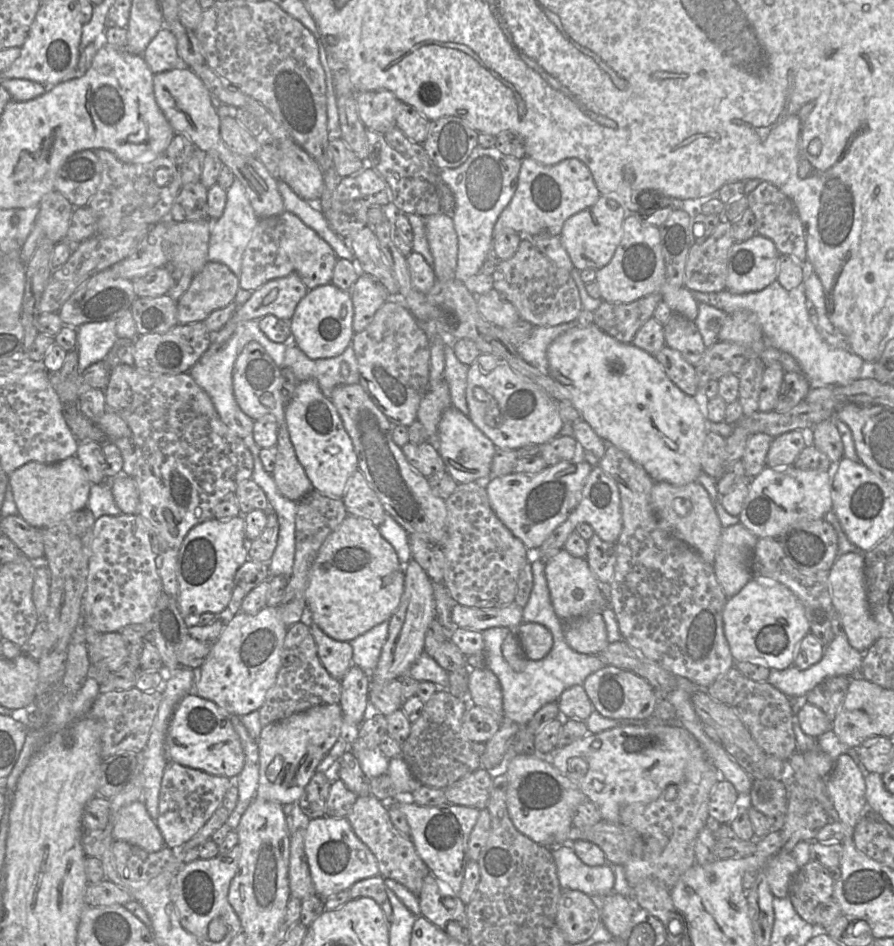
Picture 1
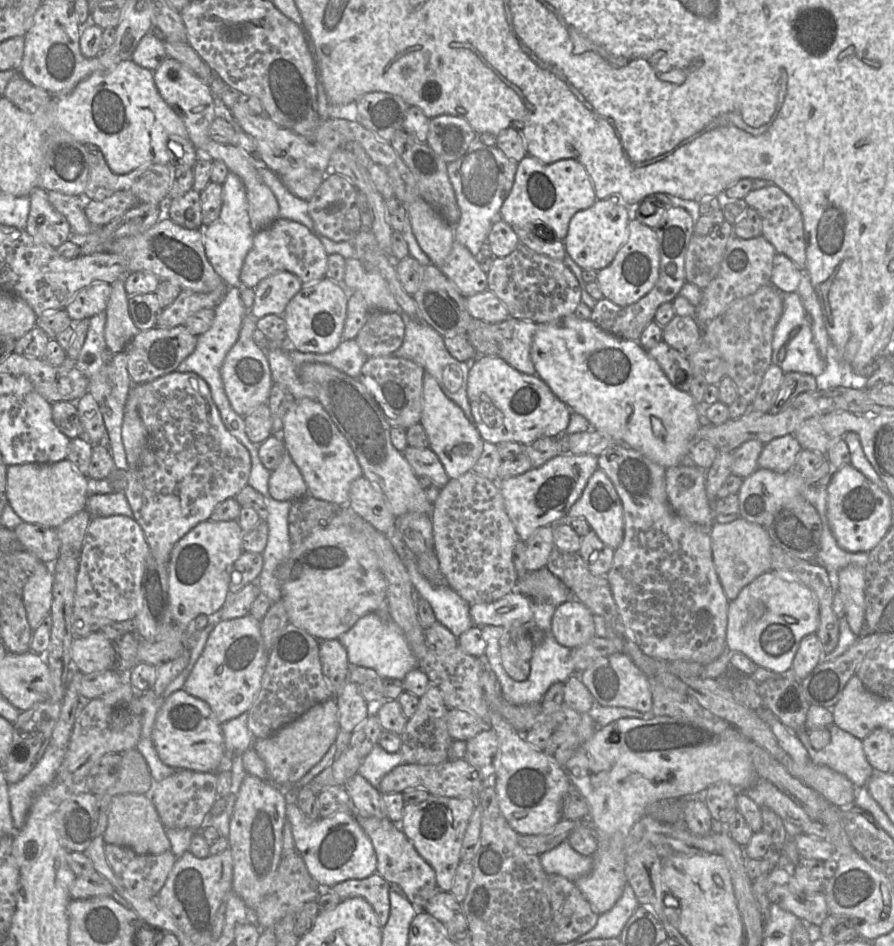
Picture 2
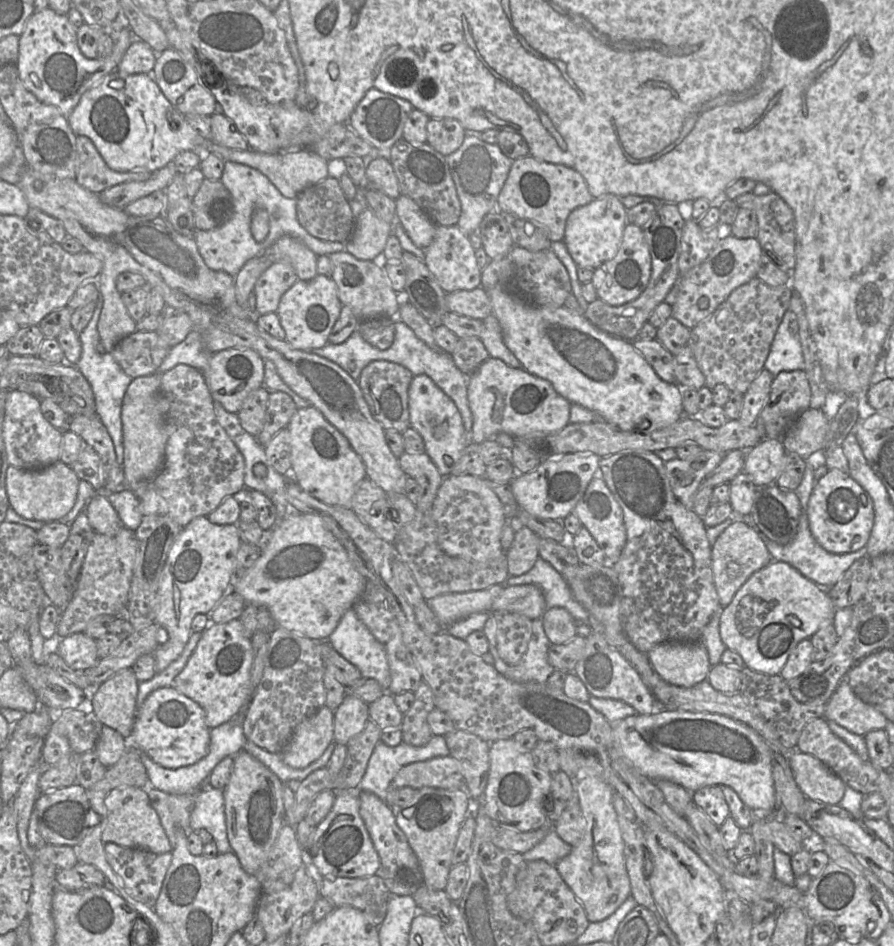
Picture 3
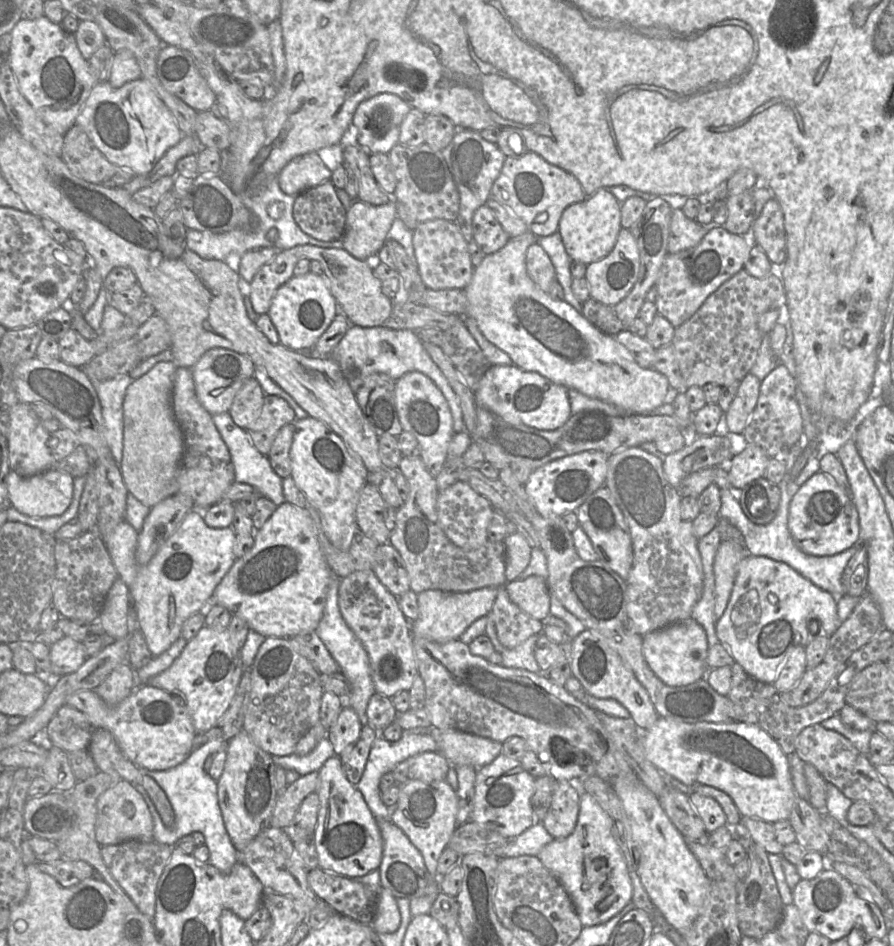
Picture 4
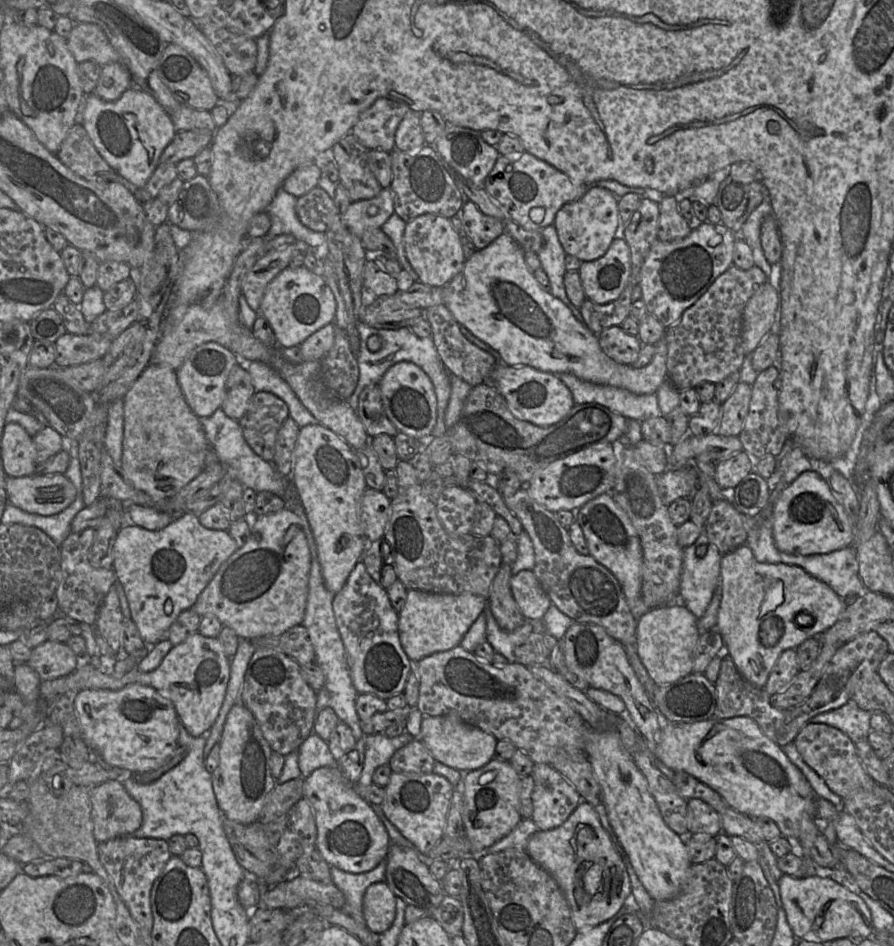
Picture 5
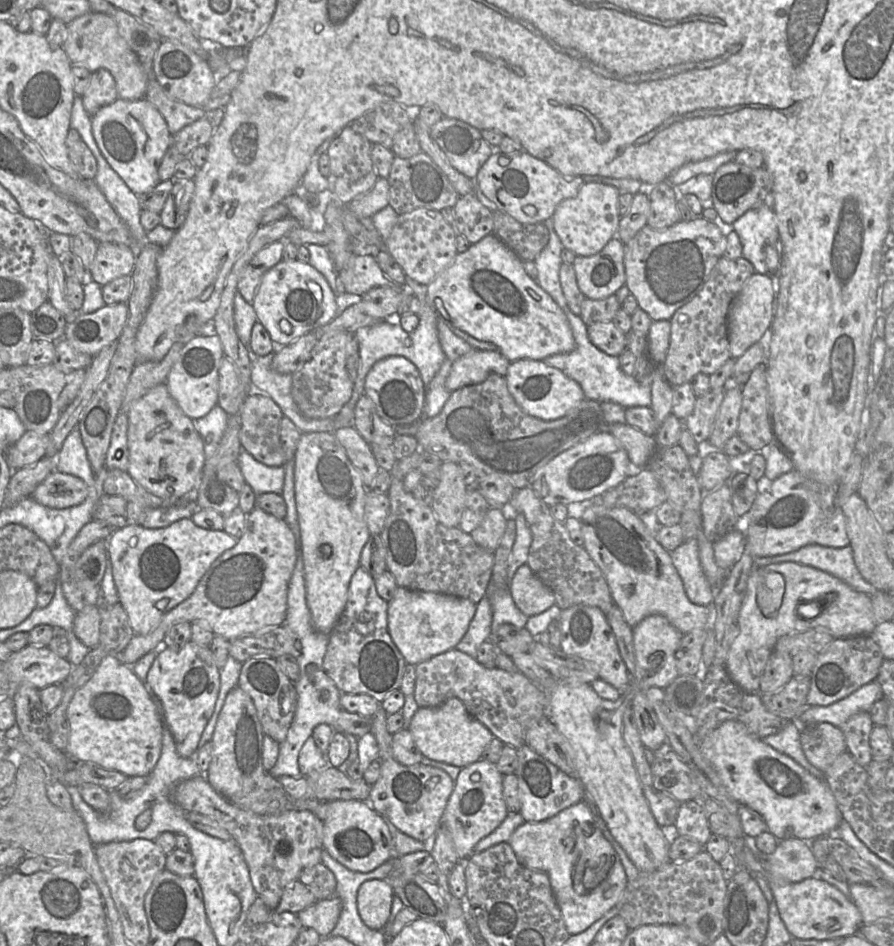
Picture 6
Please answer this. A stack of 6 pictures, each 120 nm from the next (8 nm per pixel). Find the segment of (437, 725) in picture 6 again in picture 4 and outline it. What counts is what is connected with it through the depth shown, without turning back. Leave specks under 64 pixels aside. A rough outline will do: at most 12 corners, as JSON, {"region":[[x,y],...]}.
{"region":[[432,727],[438,752],[453,766],[481,768],[501,743]]}

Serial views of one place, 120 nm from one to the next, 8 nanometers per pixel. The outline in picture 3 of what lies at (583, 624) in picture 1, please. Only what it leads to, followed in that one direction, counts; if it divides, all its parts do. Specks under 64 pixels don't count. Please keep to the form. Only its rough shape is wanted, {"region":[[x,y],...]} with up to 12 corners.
{"region":[[565,608],[547,609],[542,622],[551,645],[578,635]]}

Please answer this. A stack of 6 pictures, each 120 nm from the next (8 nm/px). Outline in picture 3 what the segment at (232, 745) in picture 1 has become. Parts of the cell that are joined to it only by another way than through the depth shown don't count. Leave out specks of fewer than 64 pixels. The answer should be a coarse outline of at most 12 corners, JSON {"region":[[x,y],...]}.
{"region":[[173,687],[138,709],[130,741],[167,769],[209,752],[201,706]]}

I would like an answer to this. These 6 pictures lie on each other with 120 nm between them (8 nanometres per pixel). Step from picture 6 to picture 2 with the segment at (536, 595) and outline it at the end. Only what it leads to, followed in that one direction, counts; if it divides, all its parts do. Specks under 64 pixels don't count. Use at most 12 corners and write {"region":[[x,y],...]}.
{"region":[[513,591],[495,602],[471,605],[481,631],[533,623],[532,600]]}

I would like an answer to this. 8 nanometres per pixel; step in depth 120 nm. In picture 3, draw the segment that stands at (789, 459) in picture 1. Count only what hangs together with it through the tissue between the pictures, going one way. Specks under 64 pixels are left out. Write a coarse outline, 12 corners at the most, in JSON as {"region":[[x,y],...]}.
{"region":[[782,439],[747,450],[743,471],[757,486],[774,484],[787,464]]}

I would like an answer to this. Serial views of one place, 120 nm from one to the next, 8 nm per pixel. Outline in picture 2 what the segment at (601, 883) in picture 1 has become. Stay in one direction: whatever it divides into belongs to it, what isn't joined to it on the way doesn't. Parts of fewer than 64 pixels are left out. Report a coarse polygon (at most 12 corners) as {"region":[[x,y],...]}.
{"region":[[563,841],[539,855],[547,874],[571,881],[588,874],[591,856]]}

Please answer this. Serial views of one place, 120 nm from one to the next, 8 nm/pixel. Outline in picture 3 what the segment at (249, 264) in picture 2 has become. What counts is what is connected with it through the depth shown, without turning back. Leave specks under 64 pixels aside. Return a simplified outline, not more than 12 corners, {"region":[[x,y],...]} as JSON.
{"region":[[280,237],[261,256],[288,263],[300,280],[318,274],[317,255],[301,241]]}

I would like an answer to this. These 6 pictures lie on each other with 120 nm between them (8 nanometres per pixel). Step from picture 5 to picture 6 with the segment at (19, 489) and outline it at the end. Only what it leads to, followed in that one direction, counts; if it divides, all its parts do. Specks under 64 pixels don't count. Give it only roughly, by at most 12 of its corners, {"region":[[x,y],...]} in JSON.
{"region":[[55,470],[31,497],[65,509],[83,503],[82,479]]}

